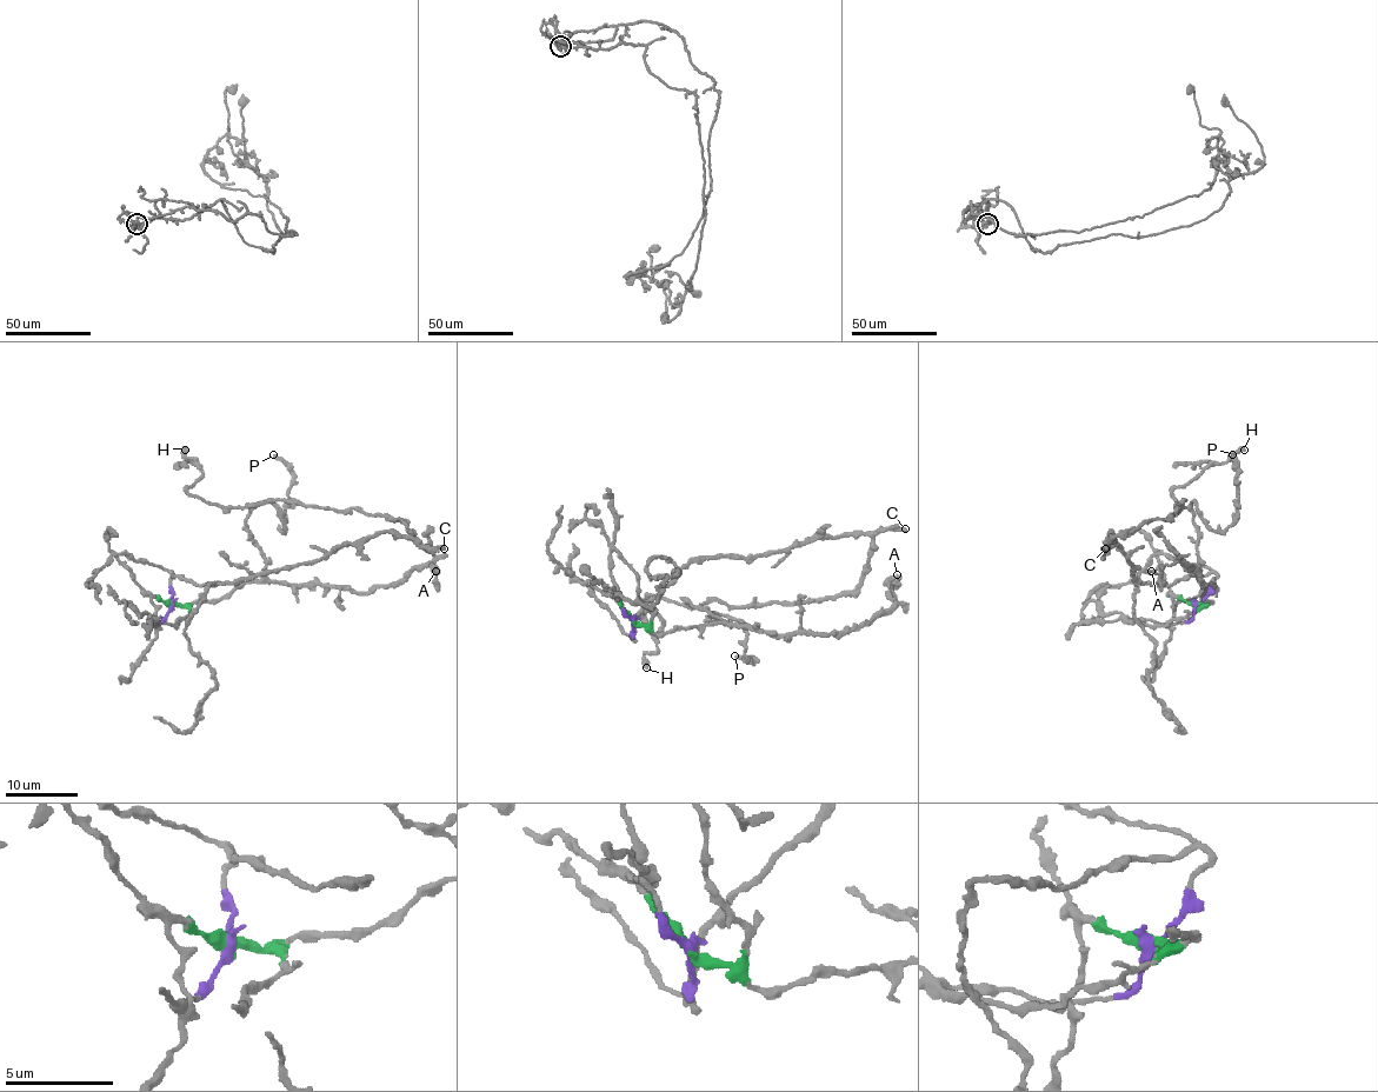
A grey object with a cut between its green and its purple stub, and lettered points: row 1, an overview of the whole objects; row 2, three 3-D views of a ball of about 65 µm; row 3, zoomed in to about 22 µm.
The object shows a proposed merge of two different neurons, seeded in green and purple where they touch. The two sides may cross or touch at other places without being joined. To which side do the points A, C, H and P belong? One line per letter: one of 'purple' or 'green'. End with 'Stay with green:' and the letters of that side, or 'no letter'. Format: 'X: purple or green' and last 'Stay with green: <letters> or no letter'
A: green
C: purple
H: purple
P: green
Stay with green: A, P

